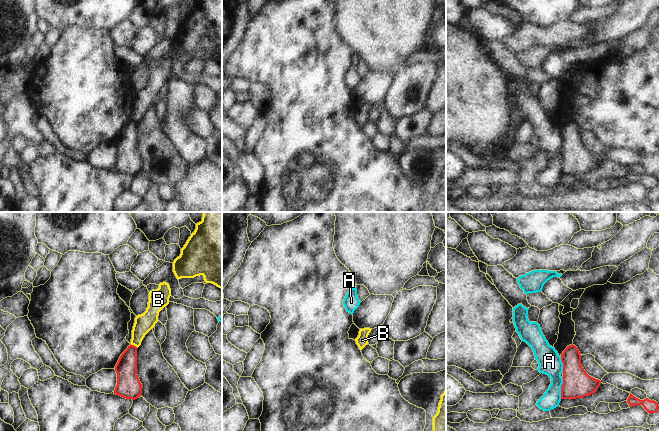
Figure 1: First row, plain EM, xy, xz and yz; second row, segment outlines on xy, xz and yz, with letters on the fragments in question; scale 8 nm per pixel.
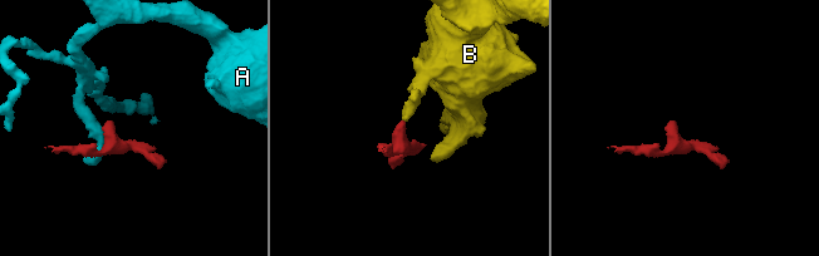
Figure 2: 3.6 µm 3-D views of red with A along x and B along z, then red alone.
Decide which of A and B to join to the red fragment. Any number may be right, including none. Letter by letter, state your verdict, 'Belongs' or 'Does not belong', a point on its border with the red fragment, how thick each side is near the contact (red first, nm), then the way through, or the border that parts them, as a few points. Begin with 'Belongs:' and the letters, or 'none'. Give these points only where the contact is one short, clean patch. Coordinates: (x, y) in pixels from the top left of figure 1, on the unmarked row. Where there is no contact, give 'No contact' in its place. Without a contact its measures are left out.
Belongs: none
A: Does not belong. Touches red at yz (561, 164). Thickness 220 nm (red) against 180 nm. Boundary: yz (562, 153), (560, 174)
B: Does not belong. Touches red at xy (133, 121). Thickness 180 nm (red) against 150 nm. Boundary: xy (130, 120), (137, 123).

